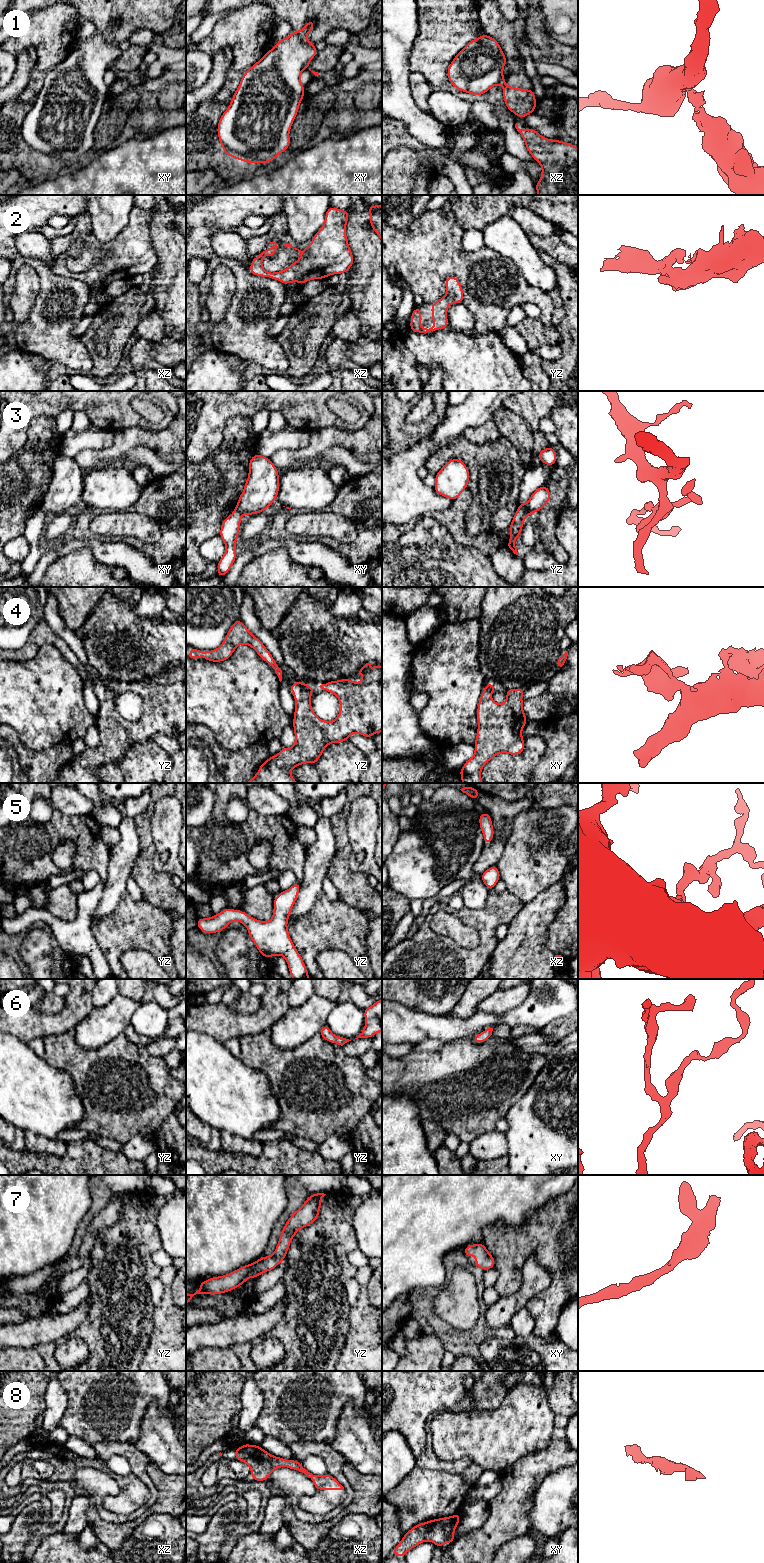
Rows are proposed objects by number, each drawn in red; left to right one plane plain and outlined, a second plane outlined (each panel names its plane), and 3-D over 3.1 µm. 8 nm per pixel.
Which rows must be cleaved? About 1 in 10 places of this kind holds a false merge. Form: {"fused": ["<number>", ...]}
{"fused": ["1"]}

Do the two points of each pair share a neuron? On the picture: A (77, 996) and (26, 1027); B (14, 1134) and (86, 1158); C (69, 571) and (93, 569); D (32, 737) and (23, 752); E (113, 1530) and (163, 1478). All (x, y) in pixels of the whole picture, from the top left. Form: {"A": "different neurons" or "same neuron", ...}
{"A": "same neuron", "B": "different neurons", "C": "same neuron", "D": "different neurons", "E": "same neuron"}

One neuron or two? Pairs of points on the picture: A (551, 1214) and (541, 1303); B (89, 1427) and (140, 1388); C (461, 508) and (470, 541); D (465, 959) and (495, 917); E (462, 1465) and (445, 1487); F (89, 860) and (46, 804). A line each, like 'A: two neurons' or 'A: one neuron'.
A: one neuron
B: one neuron
C: one neuron
D: one neuron
E: two neurons
F: two neurons

